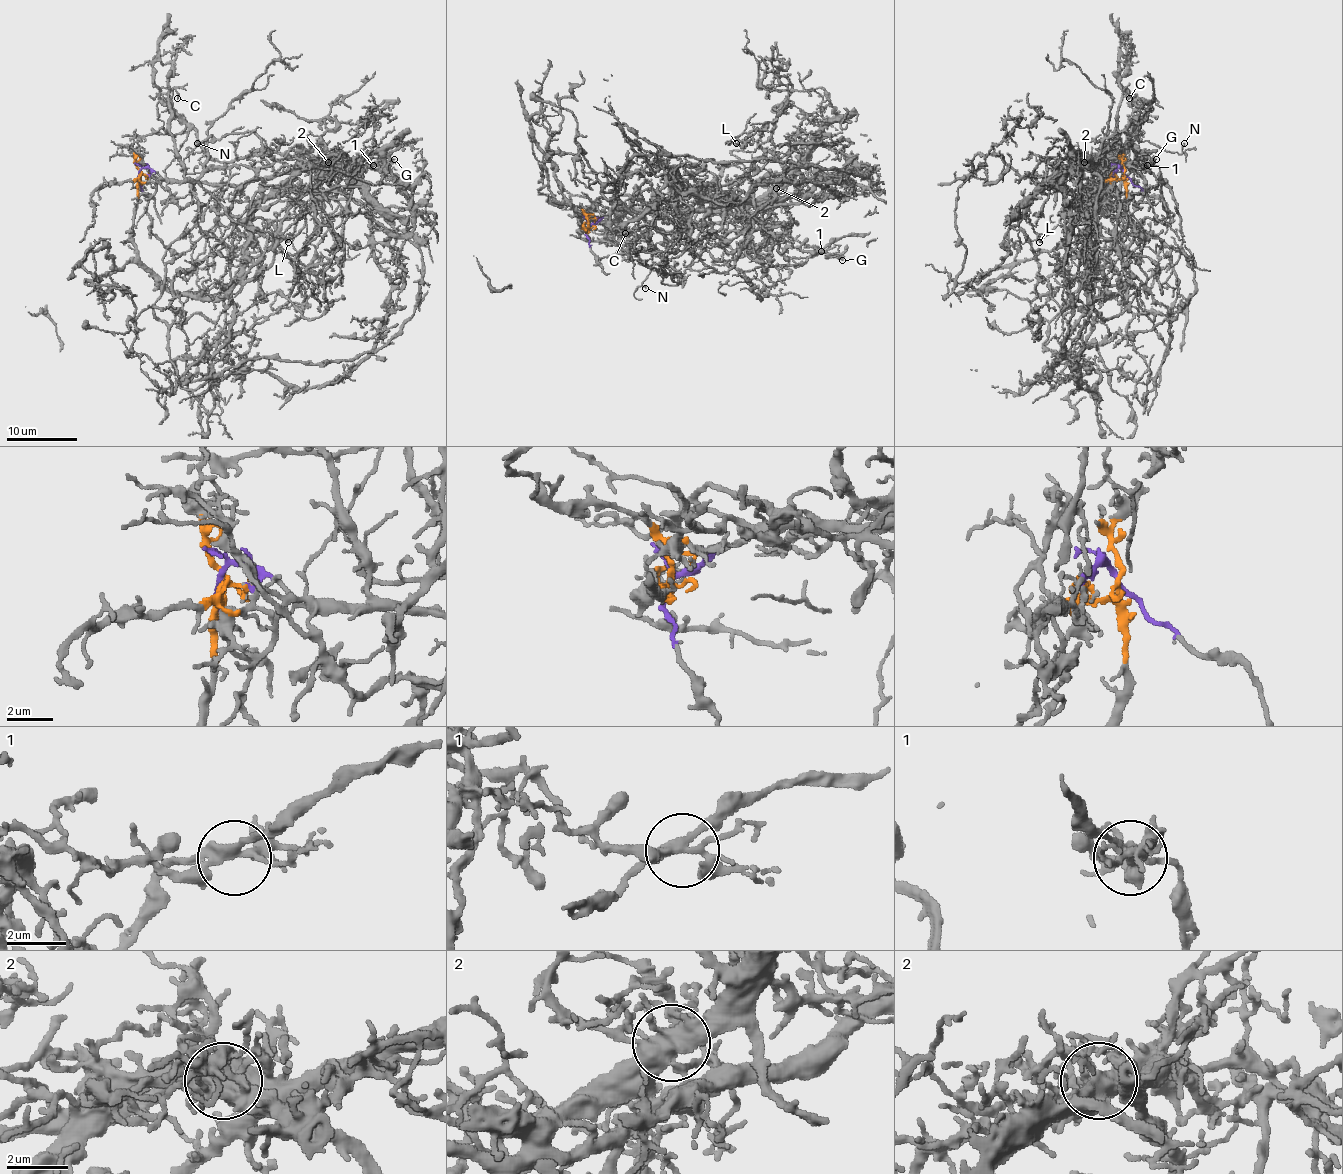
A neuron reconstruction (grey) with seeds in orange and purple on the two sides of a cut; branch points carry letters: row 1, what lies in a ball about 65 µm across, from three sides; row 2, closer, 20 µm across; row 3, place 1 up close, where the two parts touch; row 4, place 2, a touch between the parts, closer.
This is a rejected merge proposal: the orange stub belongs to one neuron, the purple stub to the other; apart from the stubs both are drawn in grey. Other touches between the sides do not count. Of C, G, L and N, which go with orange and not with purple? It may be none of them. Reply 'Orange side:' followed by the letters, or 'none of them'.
Orange side: L

